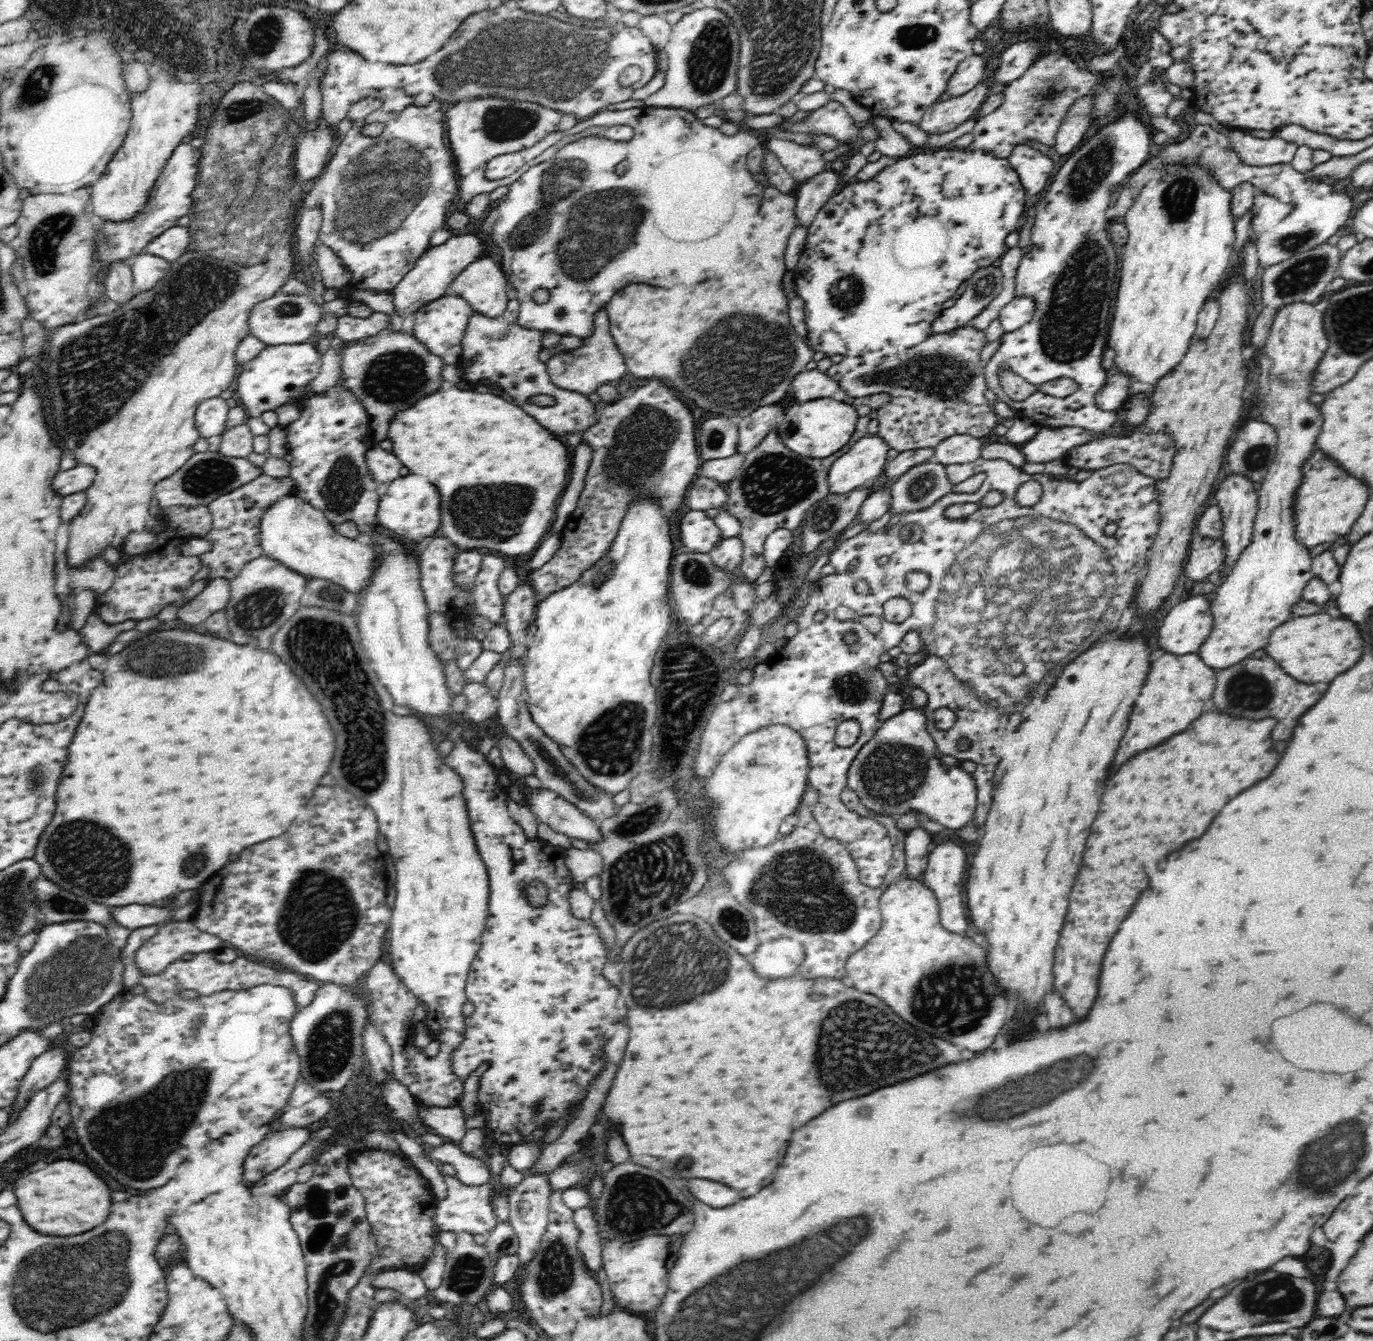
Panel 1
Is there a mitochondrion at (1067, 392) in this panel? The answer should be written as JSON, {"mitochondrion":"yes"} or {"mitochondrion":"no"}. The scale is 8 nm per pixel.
{"mitochondrion":"no"}

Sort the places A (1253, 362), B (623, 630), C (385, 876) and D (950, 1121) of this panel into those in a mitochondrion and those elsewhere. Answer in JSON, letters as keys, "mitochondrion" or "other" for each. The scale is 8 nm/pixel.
{"A":"other","B":"other","C":"other","D":"mitochondrion"}

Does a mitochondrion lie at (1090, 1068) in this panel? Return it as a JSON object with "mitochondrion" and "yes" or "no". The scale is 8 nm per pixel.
{"mitochondrion":"yes"}

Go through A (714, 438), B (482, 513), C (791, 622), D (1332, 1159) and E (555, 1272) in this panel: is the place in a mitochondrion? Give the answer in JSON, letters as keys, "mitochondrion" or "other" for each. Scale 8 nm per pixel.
{"A":"mitochondrion","B":"mitochondrion","C":"other","D":"mitochondrion","E":"mitochondrion"}

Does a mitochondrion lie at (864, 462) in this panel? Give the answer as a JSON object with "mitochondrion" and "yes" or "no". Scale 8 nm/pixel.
{"mitochondrion":"no"}

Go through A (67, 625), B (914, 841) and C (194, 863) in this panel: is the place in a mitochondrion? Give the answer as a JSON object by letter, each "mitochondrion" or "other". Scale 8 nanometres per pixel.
{"A":"other","B":"other","C":"mitochondrion"}

